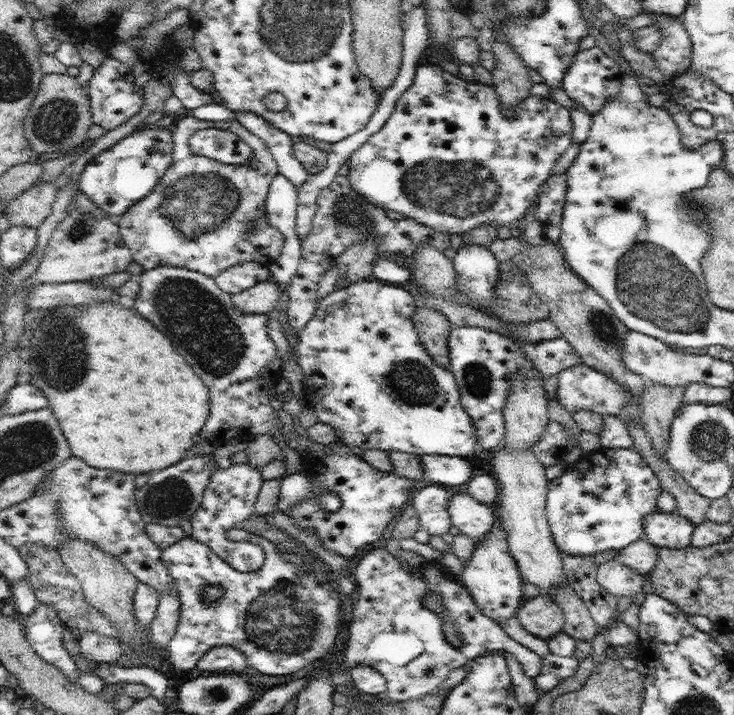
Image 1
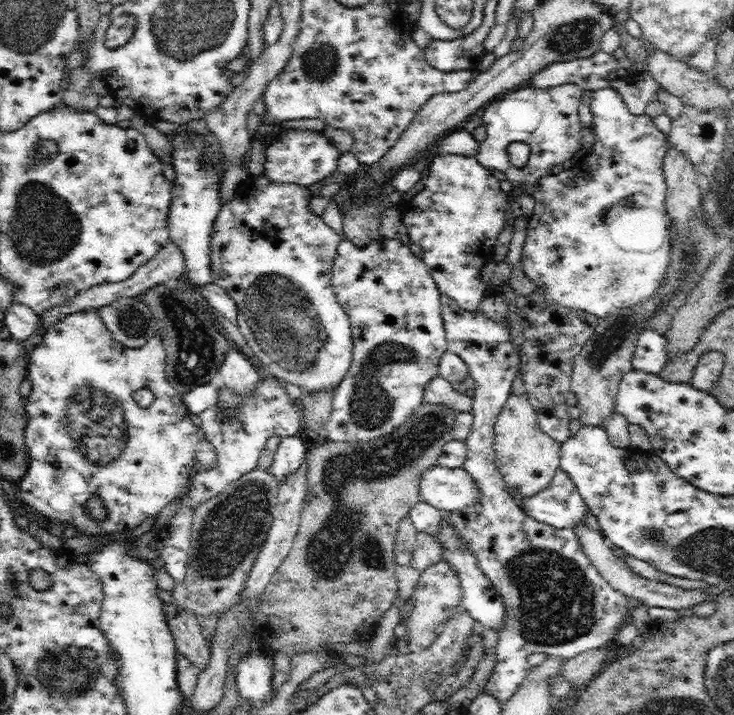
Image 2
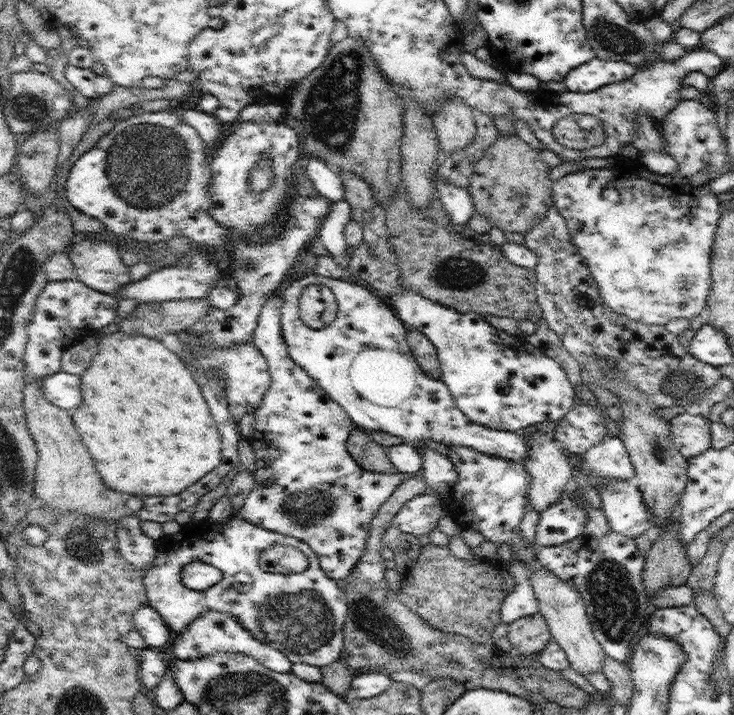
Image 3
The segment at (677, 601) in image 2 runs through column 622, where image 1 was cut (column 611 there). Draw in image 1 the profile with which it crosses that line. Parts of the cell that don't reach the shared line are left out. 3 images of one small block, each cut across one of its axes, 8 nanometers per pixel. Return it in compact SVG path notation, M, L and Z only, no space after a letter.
M616 558L597 566L597 582L616 598L634 597L647 591L647 583L643 582L642 575L630 566L618 563Z

